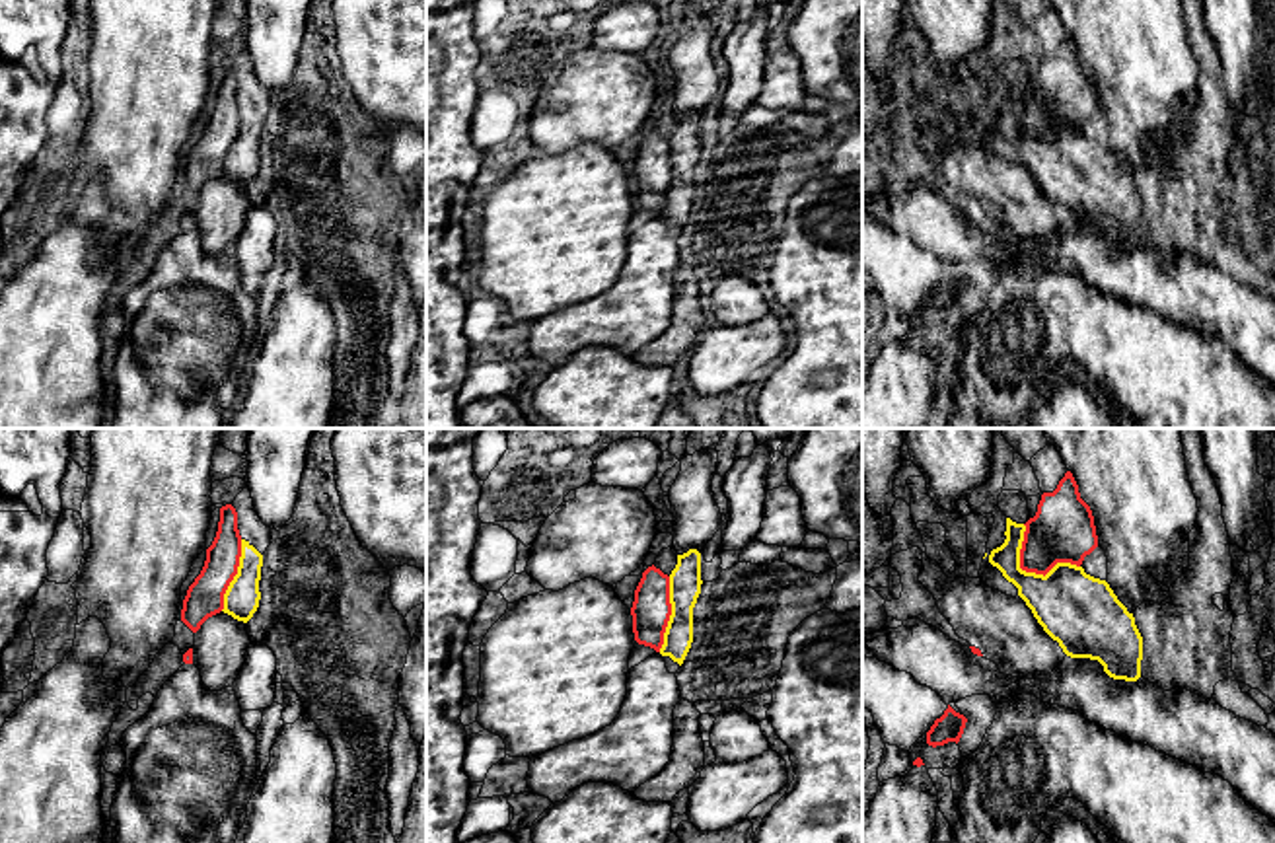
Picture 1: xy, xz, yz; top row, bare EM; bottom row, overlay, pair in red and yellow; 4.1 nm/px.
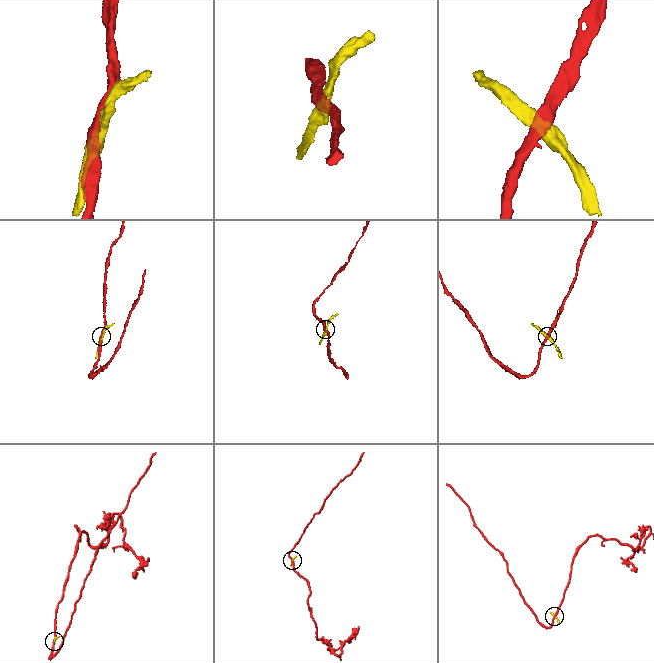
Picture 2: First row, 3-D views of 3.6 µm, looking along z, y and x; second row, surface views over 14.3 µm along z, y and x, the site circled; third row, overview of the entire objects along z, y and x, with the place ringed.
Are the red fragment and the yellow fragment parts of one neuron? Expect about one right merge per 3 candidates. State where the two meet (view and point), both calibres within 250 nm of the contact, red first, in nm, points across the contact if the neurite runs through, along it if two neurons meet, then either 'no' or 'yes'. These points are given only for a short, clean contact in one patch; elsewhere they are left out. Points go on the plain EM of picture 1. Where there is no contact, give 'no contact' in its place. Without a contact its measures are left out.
contact yz (1028, 135); calibres 260 and 300 nm; border yz (1022, 88), (1022, 133), (1046, 139), (1057, 127), (1079, 131); no

